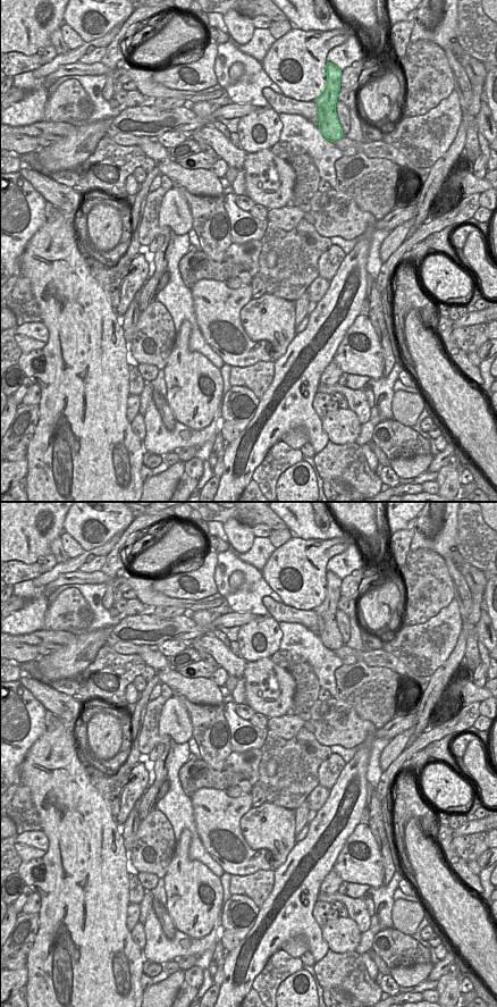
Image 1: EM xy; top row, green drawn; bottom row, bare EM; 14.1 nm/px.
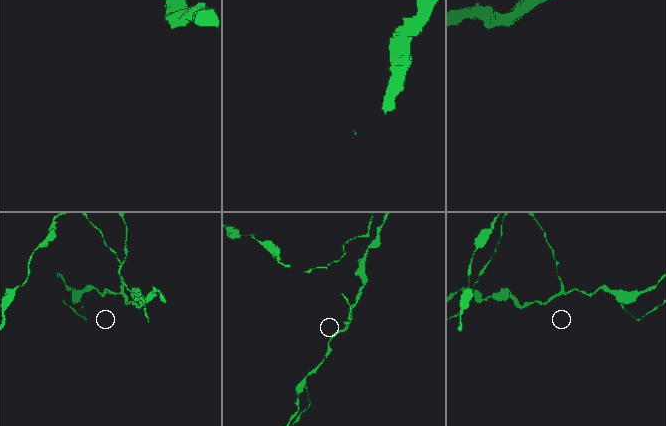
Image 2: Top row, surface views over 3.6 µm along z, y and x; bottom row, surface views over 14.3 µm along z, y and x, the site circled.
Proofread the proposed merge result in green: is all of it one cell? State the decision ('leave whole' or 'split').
split

